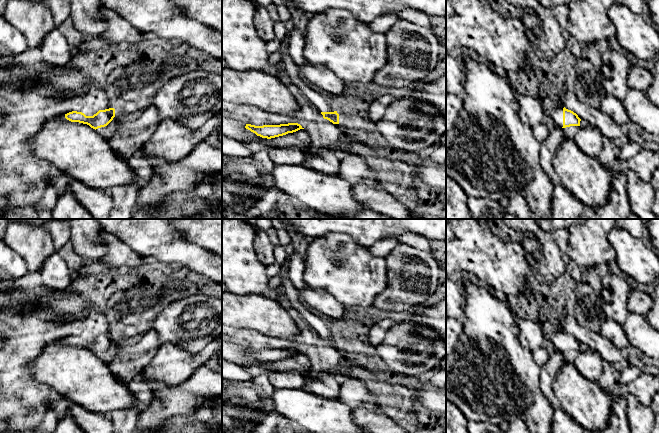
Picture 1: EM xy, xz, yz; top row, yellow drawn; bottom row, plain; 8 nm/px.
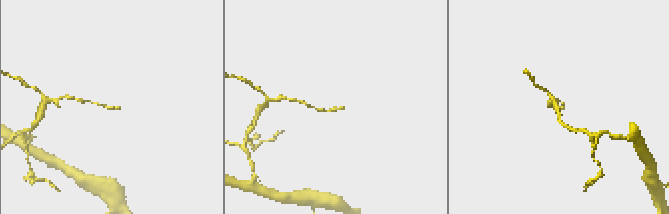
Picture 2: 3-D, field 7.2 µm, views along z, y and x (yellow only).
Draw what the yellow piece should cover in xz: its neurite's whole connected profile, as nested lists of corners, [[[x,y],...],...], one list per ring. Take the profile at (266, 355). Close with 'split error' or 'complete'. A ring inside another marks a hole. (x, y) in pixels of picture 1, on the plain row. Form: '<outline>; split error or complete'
[[[288,347],[288,348],[280,348],[280,349],[263,349],[263,350],[246,348],[245,352],[255,357],[257,360],[267,363],[283,360],[288,357],[296,356],[300,353],[304,353],[298,347]]]; complete

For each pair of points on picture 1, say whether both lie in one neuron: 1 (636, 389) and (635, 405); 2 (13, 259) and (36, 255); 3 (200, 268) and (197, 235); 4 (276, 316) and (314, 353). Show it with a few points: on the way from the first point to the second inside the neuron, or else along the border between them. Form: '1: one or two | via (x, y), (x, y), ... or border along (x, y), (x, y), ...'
1: two | border along (630, 393), (641, 403), (648, 406)
2: two | border along (10, 247), (23, 259), (29, 270)
3: two | border along (180, 230), (191, 242), (211, 252)
4: two | border along (299, 326), (299, 330), (289, 337), (271, 337)

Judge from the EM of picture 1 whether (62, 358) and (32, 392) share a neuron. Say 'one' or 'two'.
two

